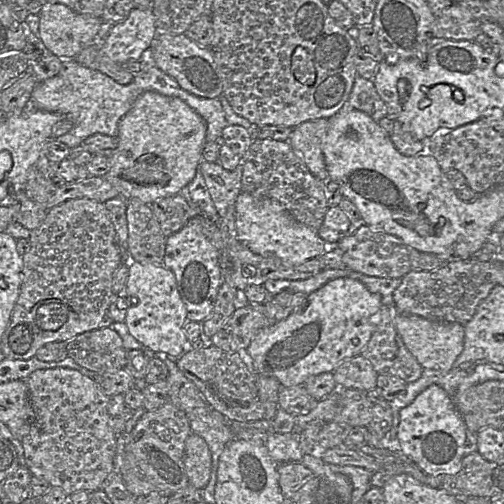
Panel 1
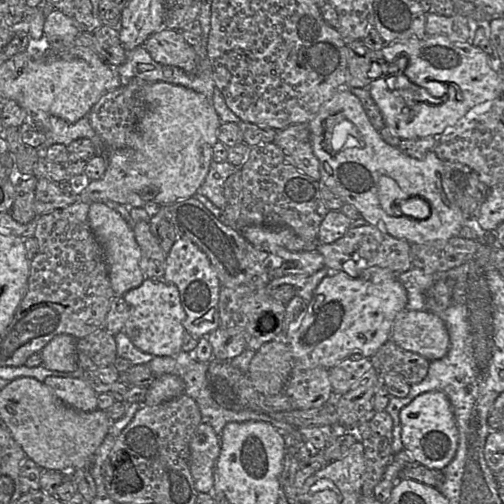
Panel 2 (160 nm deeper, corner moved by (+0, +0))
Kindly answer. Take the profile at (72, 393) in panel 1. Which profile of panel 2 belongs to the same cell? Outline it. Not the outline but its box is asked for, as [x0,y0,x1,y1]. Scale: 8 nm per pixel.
[43,377,98,412]

